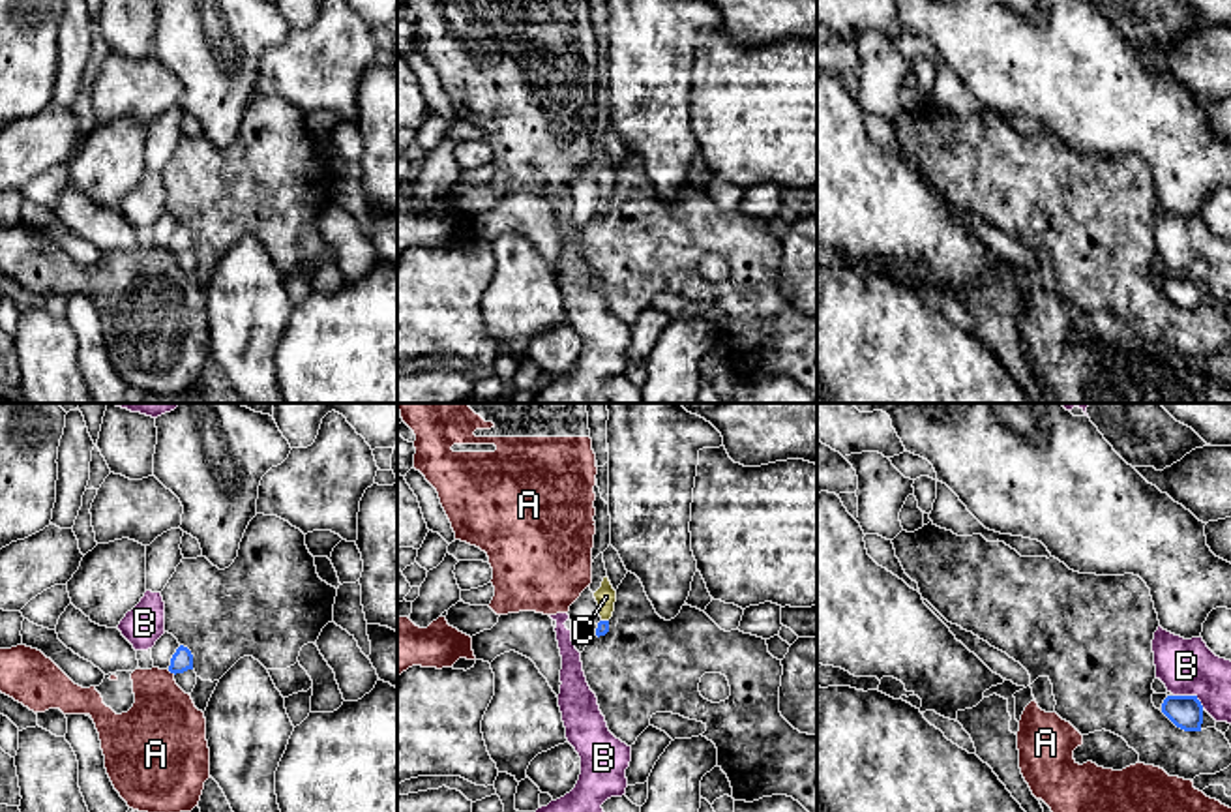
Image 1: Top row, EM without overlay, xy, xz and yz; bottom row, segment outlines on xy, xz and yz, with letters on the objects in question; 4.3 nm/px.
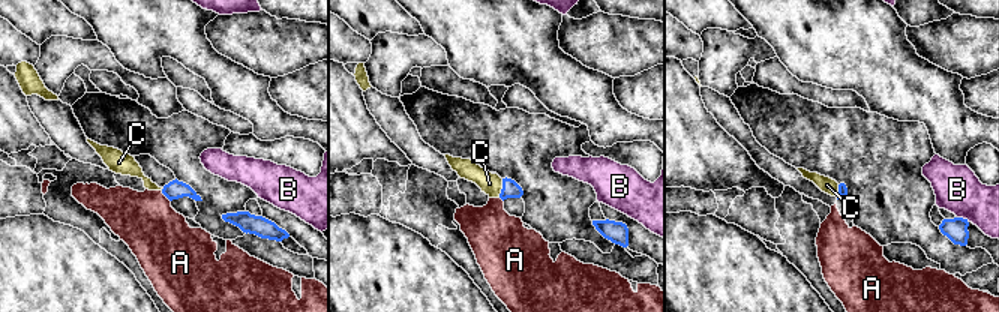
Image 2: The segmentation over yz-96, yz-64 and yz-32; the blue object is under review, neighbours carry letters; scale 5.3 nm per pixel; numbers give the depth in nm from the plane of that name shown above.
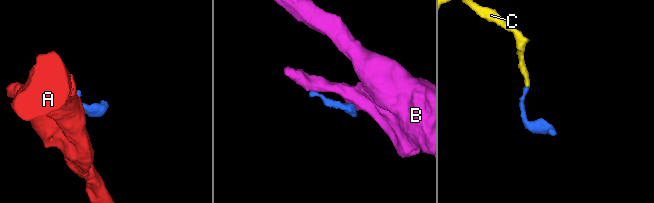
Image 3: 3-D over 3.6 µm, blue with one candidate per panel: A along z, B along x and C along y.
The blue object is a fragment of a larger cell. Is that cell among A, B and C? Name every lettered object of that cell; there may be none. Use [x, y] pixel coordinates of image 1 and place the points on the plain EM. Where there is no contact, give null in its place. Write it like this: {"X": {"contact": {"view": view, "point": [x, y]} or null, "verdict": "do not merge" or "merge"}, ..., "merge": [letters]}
{"A": {"contact": {"view": "xy", "point": [171, 252]}, "verdict": "do not merge"}, "B": {"contact": {"view": "yz", "point": [1190, 276]}, "verdict": "do not merge"}, "C": {"contact": {"view": "xz", "point": [606, 201]}, "verdict": "merge"}, "merge": ["C"]}

